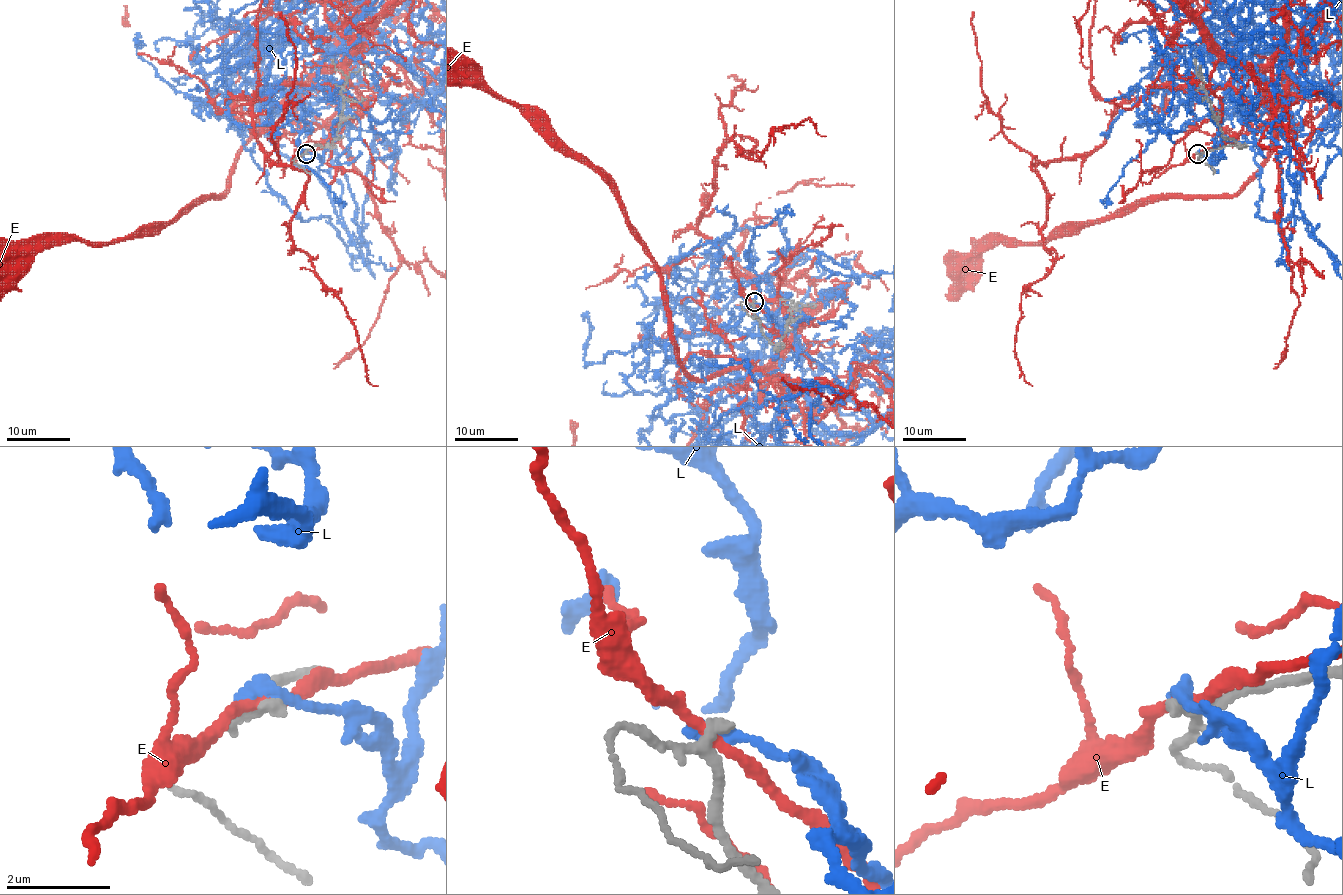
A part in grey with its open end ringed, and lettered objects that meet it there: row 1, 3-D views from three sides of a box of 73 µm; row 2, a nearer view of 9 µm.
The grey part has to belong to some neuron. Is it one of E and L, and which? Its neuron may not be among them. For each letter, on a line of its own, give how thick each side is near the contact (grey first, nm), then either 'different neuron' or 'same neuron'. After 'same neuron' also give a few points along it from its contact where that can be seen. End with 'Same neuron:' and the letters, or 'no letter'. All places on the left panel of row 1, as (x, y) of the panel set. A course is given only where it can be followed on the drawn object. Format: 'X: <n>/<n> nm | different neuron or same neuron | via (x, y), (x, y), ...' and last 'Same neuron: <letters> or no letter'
E: 220/200 nm | different neuron
L: 200/320 nm | different neuron
Same neuron: no letter

